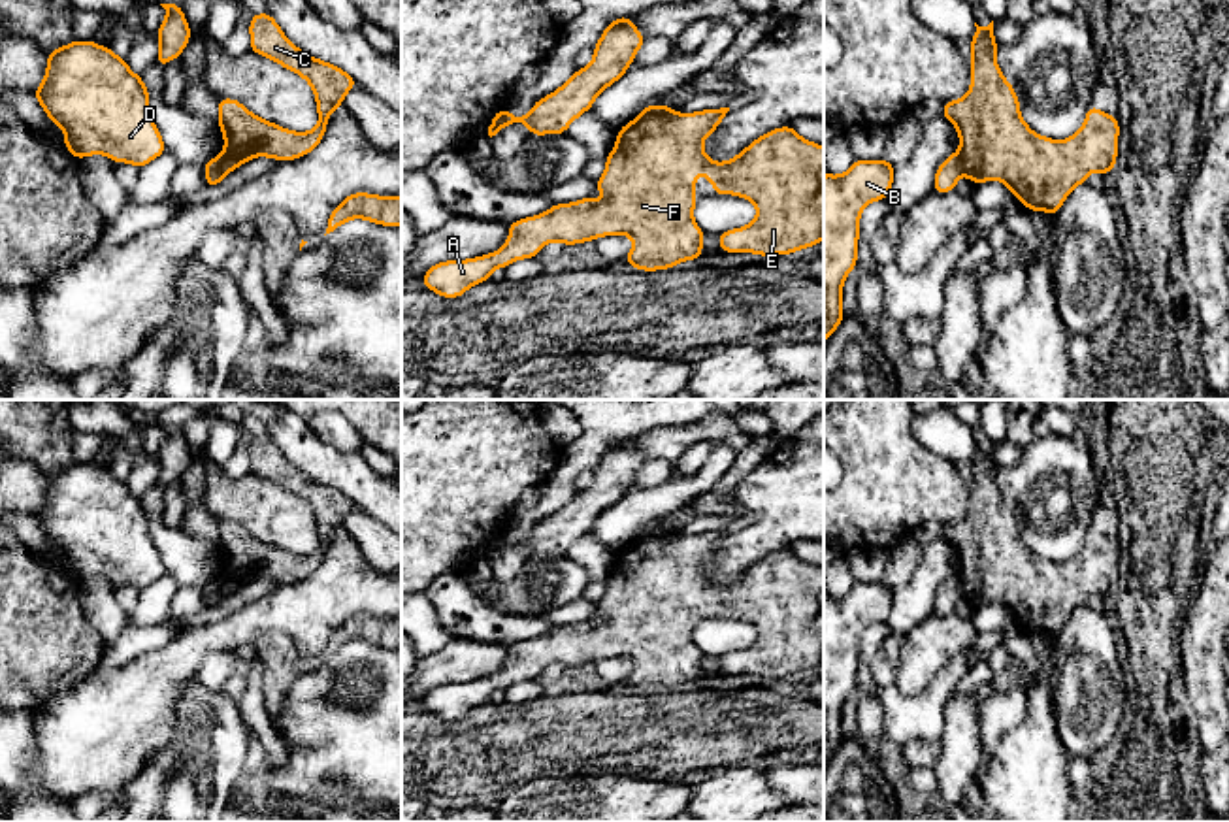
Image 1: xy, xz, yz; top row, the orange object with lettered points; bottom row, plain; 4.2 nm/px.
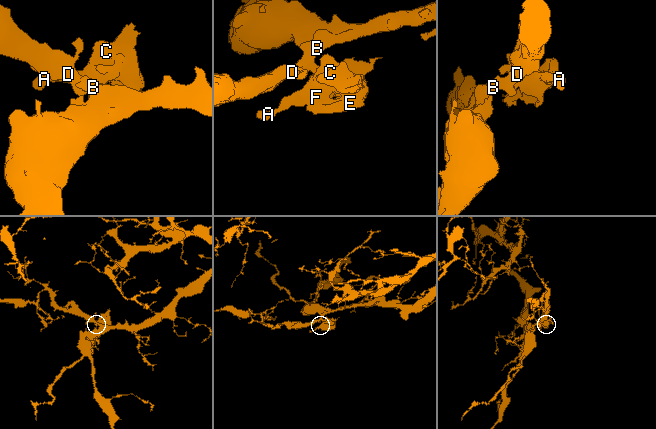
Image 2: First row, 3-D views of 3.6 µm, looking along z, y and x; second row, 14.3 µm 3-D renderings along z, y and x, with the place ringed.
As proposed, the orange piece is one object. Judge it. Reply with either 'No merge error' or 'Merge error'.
Merge error

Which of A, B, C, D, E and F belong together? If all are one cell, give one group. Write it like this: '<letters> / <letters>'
A C E F / B D

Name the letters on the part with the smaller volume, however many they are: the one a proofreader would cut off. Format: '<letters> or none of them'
A, C, E, F

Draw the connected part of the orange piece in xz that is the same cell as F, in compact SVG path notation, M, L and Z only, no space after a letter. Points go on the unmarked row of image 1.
M664 528L639 537L618 552L616 567L607 577L605 594L596 603L596 611L603 615L599 624L590 616L515 643L500 673L469 682L439 684L420 699L424 709L443 720L460 720L473 707L488 703L496 690L537 679L547 664L575 667L601 658L630 658L633 669L624 684L643 694L669 692L682 682L699 681L705 654L692 639L699 592L716 607L713 616L743 618L758 630L750 647L718 656L722 675L775 679L820 666L824 662L824 569L803 562L792 549L782 549L754 562L735 581L713 584L703 573L703 560L714 554L728 534L729 530L677 535Z

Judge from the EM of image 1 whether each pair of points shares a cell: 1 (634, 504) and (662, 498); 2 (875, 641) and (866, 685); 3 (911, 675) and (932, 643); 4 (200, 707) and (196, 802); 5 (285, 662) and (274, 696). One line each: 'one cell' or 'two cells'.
1: one cell
2: one cell
3: one cell
4: one cell
5: one cell

